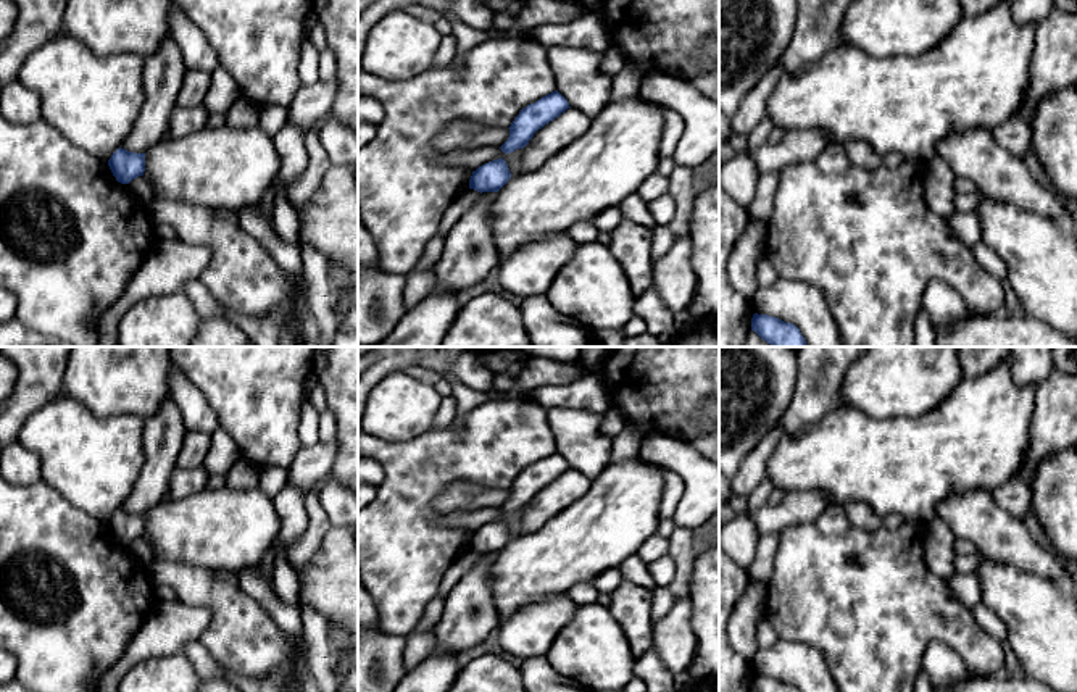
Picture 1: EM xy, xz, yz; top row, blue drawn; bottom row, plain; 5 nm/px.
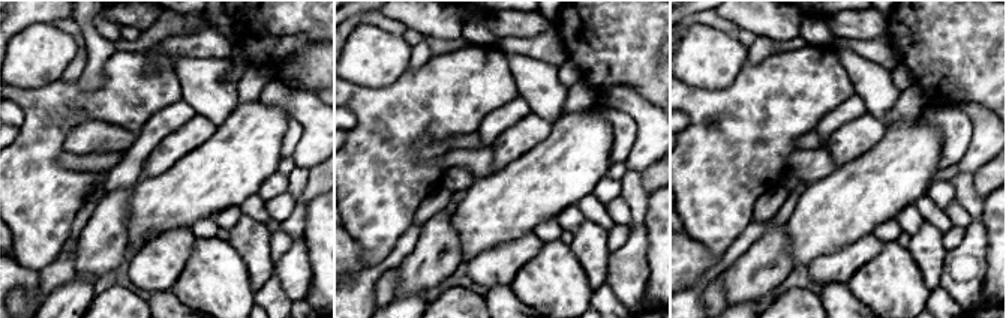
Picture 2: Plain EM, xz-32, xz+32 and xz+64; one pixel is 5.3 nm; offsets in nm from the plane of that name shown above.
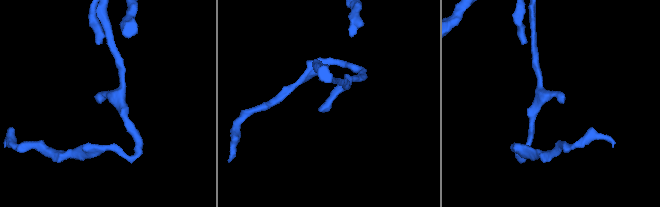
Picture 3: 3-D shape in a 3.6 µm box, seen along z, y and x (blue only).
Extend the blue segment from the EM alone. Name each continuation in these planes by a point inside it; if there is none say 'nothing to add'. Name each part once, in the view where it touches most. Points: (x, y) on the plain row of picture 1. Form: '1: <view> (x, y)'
nothing to add

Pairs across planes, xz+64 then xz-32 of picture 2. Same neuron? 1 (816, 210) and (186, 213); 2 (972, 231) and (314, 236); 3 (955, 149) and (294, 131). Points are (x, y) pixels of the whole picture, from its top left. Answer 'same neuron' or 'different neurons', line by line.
1: same neuron
2: different neurons
3: same neuron

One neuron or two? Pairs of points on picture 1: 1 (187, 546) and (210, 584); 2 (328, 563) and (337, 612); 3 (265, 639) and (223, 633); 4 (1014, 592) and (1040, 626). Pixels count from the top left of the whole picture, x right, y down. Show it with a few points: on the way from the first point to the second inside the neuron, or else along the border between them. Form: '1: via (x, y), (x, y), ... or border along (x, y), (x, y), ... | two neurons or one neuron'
1: border along (163, 560), (207, 566), (220, 575) | two neurons
2: via (337, 575), (337, 600) | one neuron
3: via (255, 639), (232, 636) | one neuron
4: via (1022, 600), (1040, 618) | one neuron

